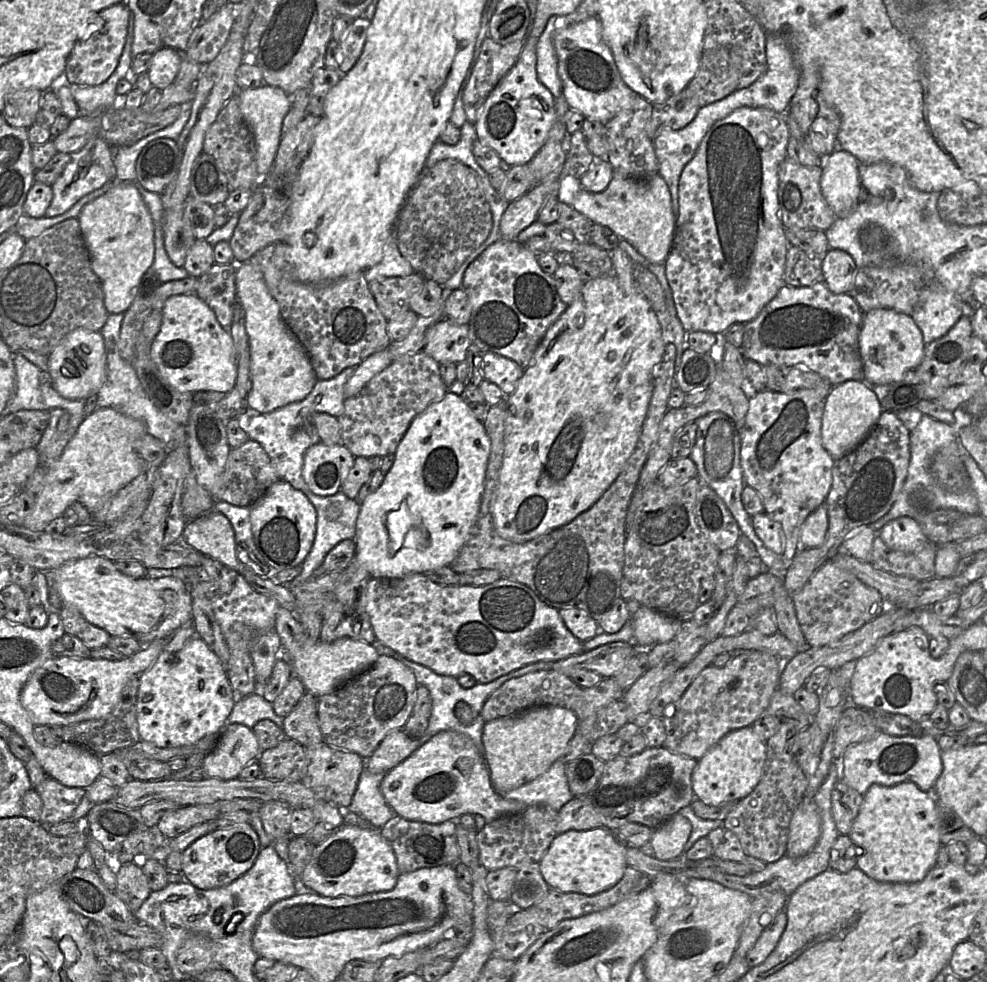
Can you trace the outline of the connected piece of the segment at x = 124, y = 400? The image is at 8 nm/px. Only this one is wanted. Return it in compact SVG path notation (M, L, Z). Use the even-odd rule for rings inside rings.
M123 312L109 314L105 324L100 329L107 355L107 378L99 392L95 395L97 408L111 407L125 415L139 419L145 423L148 434L166 443L171 443L172 439L174 439L174 422L154 405L145 392L132 364L121 357L119 342L124 314Z

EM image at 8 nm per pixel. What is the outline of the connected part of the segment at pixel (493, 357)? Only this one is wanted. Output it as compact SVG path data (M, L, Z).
M493 352L483 353L484 379L495 383L506 395L510 395L516 388L519 379L524 374L522 368L515 361Z

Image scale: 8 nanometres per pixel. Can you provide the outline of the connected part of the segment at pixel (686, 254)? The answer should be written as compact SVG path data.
M741 107L717 121L686 164L679 180L679 212L671 249L665 261L679 320L686 332L722 335L735 323L746 324L780 291L789 241L778 200L779 169L788 156L790 137L785 113Z

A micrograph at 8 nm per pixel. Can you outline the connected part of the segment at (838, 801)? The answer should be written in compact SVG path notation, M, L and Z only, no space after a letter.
M839 779L831 793L831 810L839 835L849 835L862 803L863 795Z

